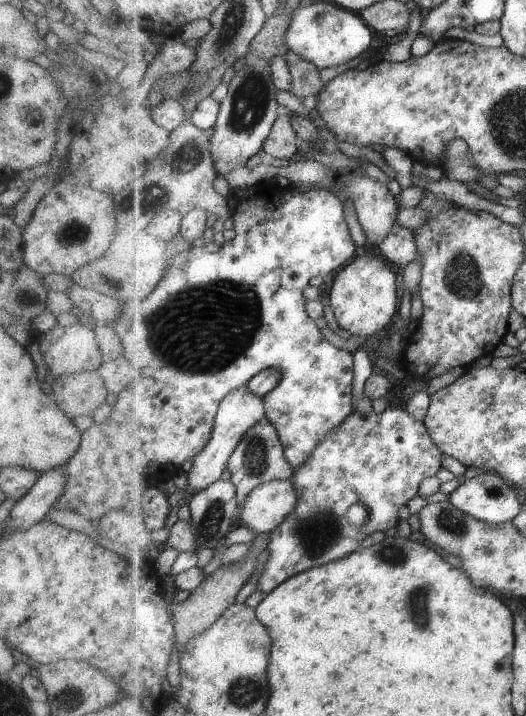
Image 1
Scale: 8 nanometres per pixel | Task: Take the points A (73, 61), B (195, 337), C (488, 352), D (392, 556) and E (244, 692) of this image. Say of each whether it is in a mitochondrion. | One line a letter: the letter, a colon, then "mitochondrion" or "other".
A: other
B: mitochondrion
C: other
D: mitochondrion
E: mitochondrion

